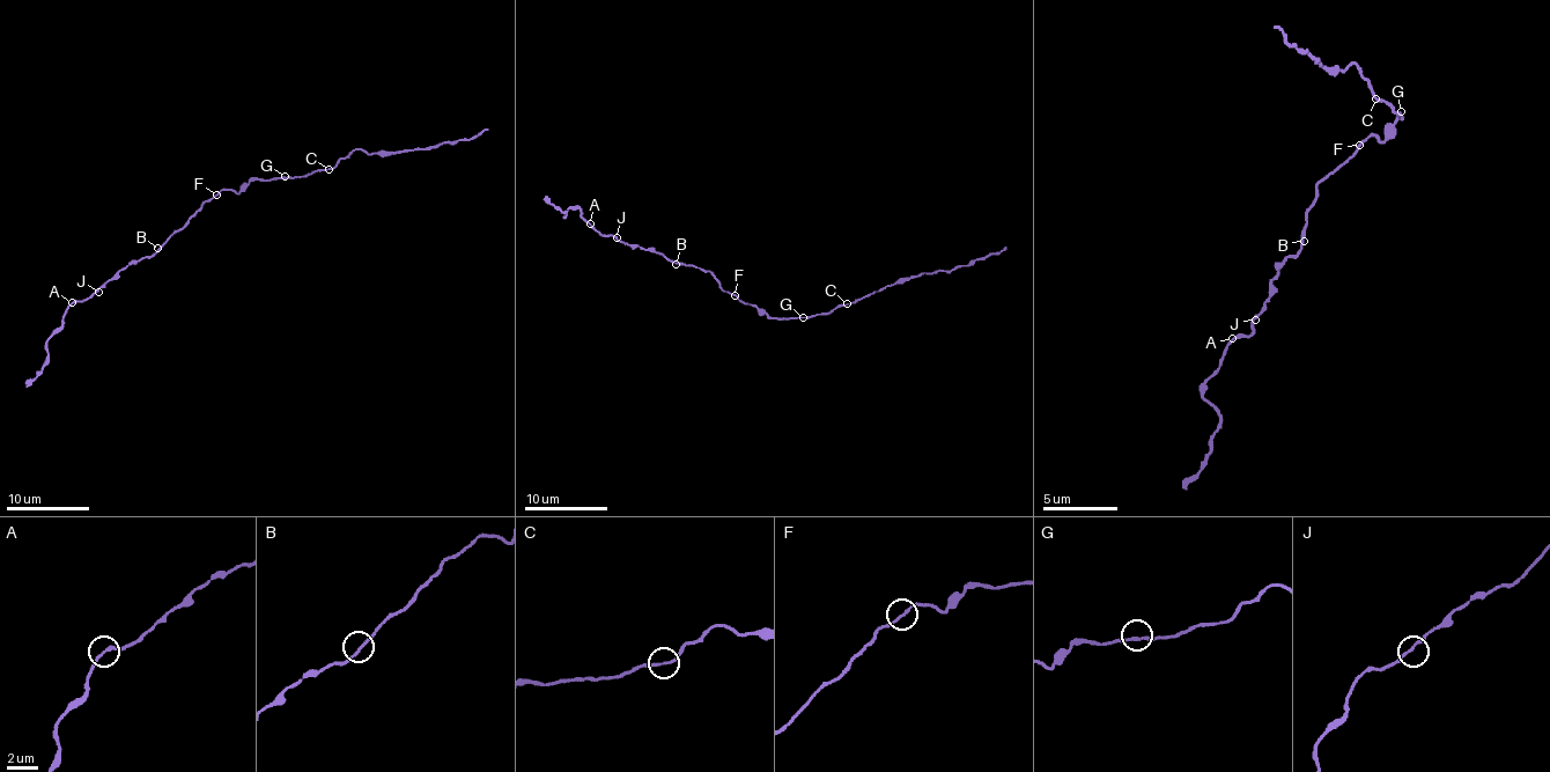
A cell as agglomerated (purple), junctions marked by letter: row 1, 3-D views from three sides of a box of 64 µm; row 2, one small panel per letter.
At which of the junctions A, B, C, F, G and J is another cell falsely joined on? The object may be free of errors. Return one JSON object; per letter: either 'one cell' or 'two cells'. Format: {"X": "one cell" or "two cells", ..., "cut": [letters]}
{"A": "one cell", "B": "one cell", "C": "two cells", "F": "one cell", "G": "one cell", "J": "one cell", "cut": ["C"]}

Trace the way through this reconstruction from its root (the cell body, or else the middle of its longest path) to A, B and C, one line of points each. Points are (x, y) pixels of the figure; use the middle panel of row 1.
A: (735, 295), (724, 291), (709, 272), (676, 264), (636, 245), (627, 245), (612, 235), (602, 235), (589, 225)
B: (735, 295), (724, 291), (709, 272), (676, 264)
C: (735, 295), (769, 317), (811, 317), (846, 303)

